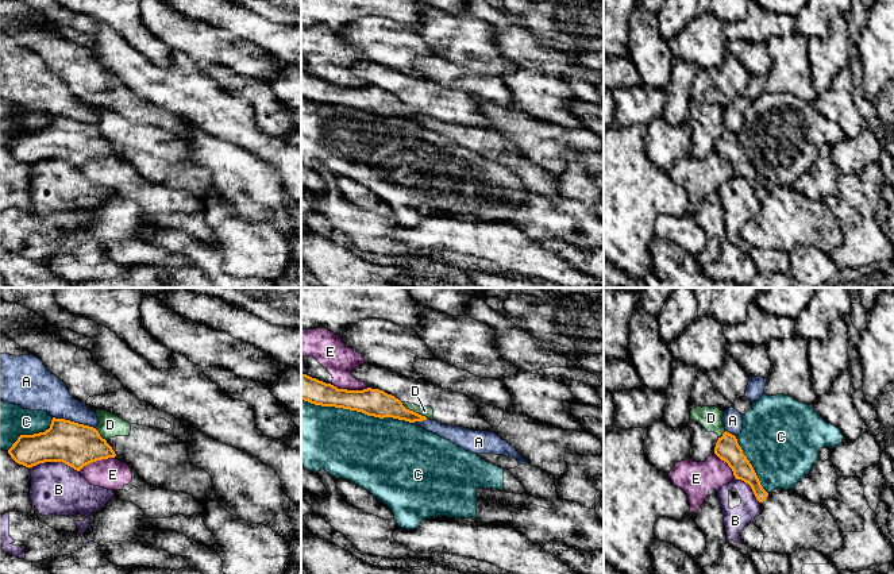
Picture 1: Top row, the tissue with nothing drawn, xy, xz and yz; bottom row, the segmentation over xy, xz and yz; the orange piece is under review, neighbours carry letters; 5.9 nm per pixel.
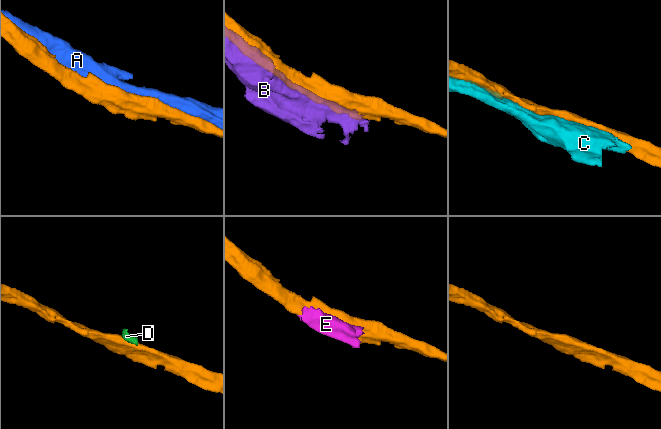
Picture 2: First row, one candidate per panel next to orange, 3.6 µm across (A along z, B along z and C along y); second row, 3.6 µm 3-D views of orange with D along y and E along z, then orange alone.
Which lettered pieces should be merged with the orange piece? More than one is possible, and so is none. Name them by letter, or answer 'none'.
none

